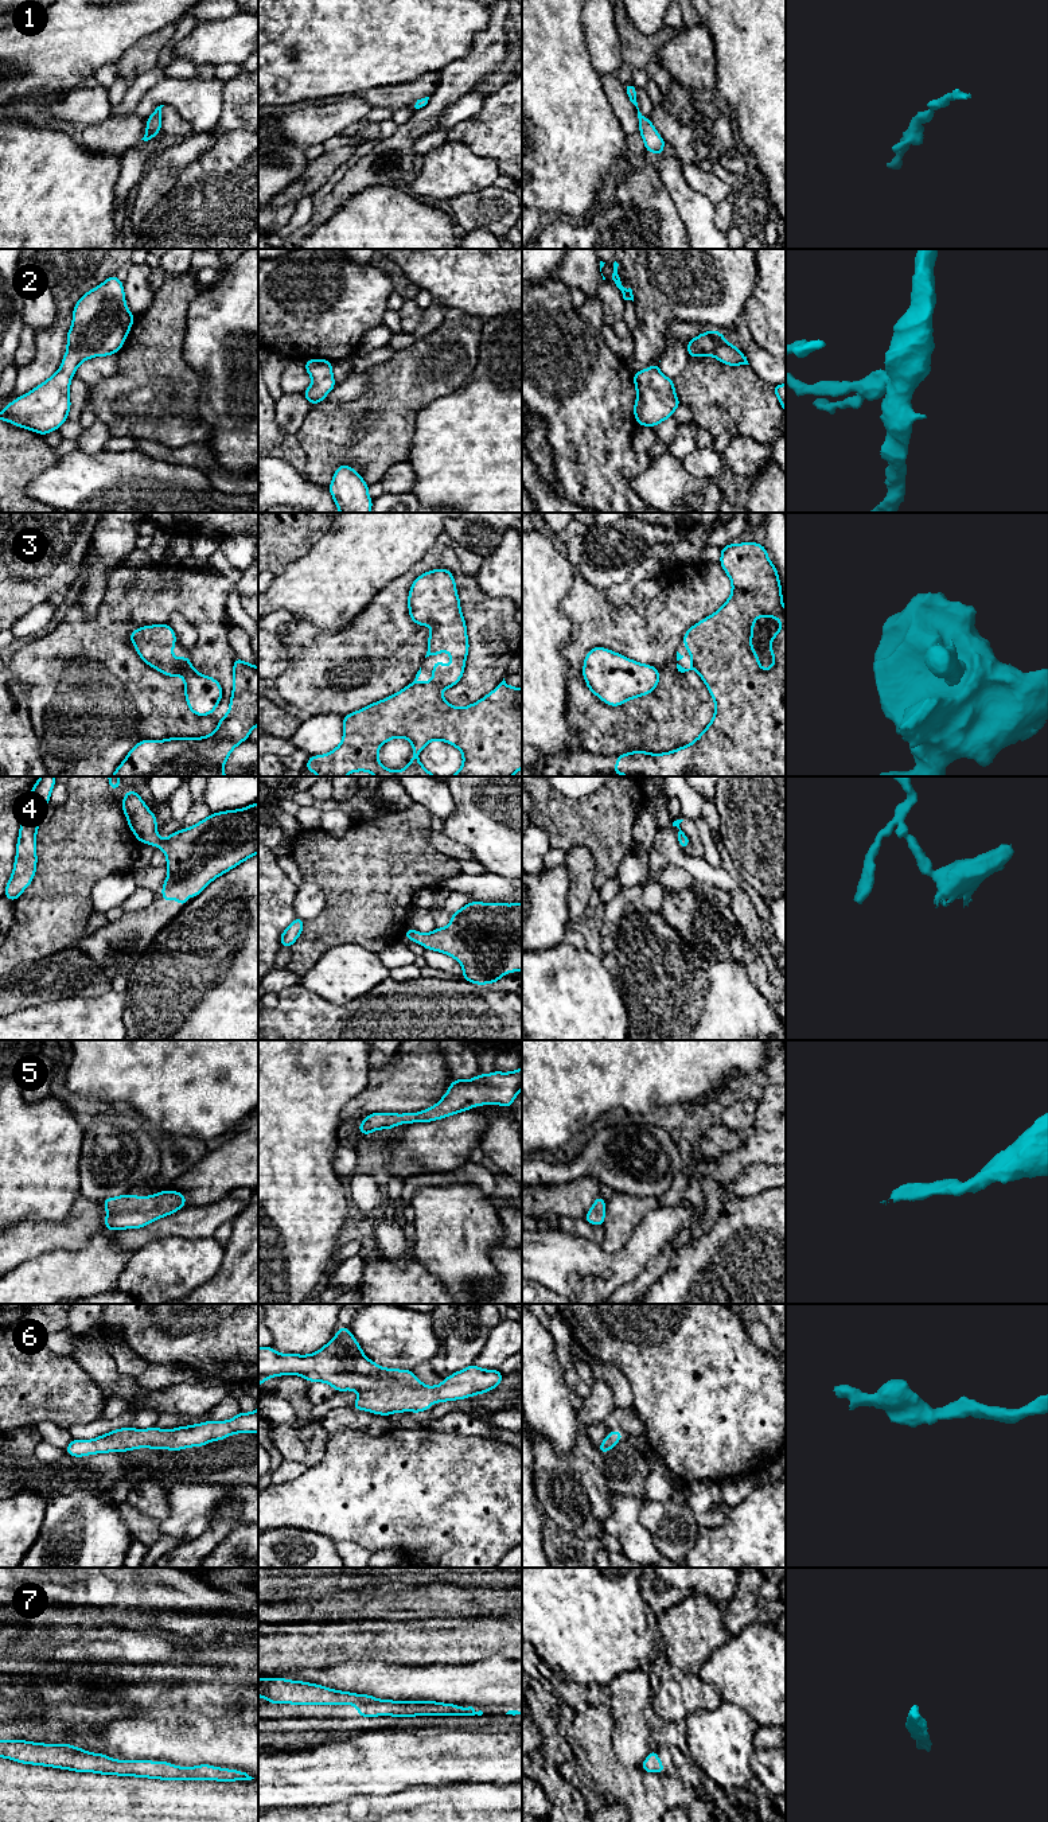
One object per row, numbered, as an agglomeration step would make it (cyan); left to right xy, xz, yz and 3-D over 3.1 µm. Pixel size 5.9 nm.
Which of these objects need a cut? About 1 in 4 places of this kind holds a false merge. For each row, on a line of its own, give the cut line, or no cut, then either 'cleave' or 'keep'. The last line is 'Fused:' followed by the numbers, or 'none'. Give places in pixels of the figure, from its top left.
1: no cut; keep
2: no cut; keep
3: no cut; keep
4: no cut; keep
5: no cut; keep
6: no cut; keep
7: no cut; keep
Fused: none

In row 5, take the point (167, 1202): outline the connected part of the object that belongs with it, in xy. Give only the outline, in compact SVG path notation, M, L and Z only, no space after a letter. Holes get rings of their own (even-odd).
M171 1190L151 1196L124 1194L117 1198L106 1198L102 1204L108 1210L104 1220L108 1230L140 1229L183 1208L186 1195Z

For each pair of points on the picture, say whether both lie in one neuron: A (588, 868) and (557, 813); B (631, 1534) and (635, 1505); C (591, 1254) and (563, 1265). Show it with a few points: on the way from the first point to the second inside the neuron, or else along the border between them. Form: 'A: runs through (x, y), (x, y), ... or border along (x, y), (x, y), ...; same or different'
A: border along (568, 849), (585, 847), (592, 855), (596, 871); different
B: runs through (631, 1527), (631, 1511); same
C: runs through (584, 1261), (580, 1265), (569, 1265); same

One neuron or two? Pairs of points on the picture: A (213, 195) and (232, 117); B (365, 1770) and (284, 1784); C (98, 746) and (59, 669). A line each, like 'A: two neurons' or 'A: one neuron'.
A: one neuron
B: one neuron
C: one neuron

